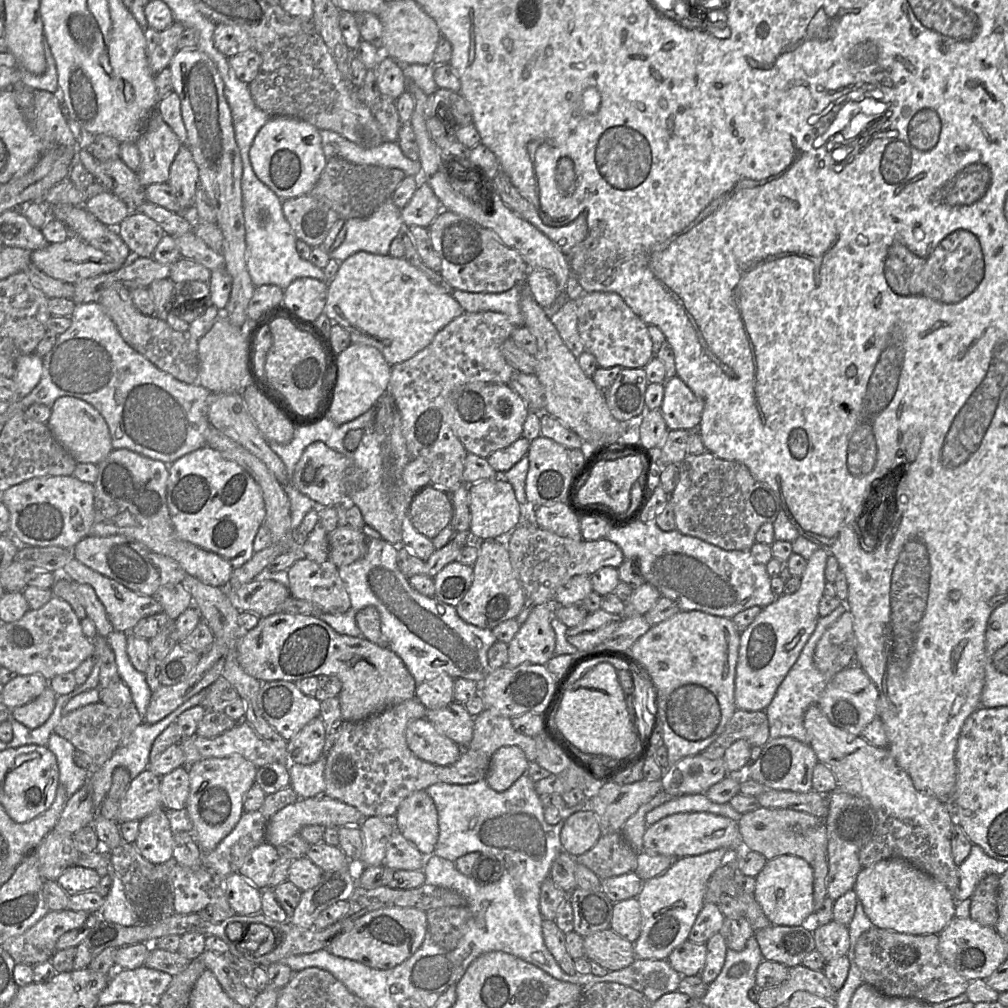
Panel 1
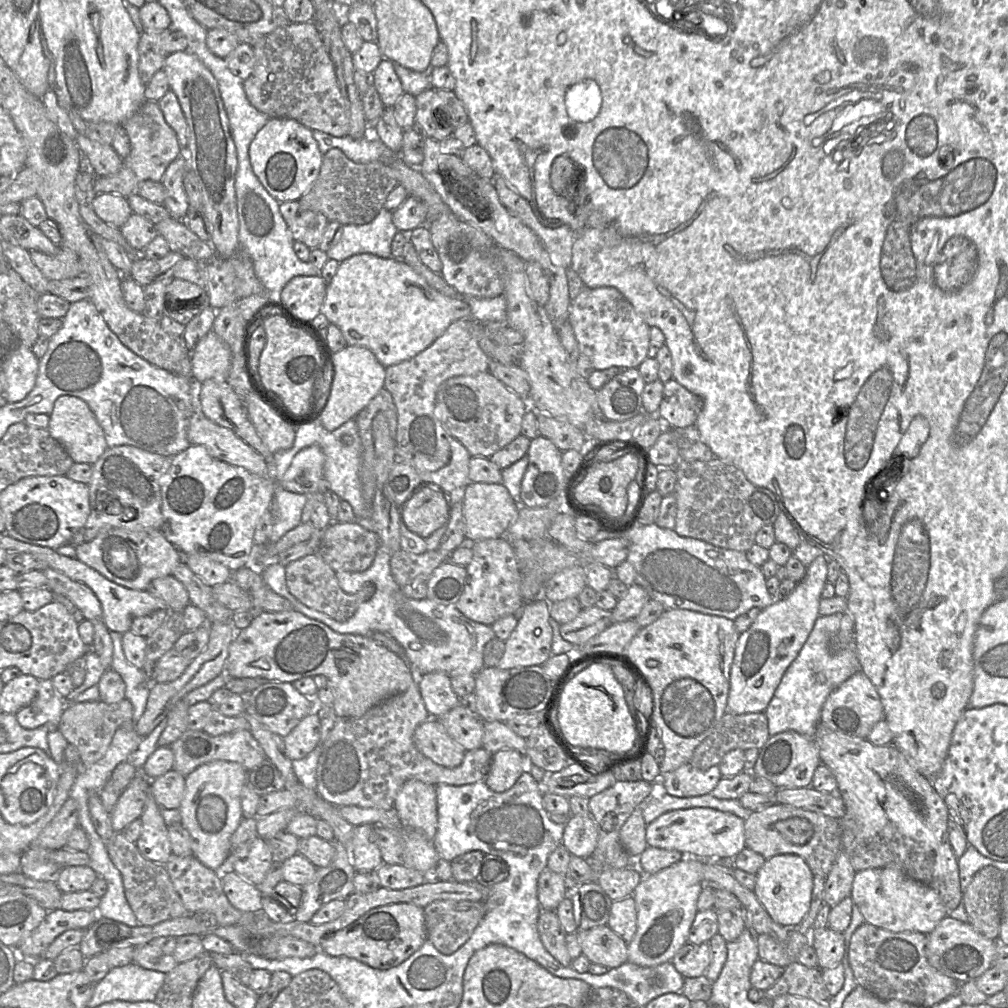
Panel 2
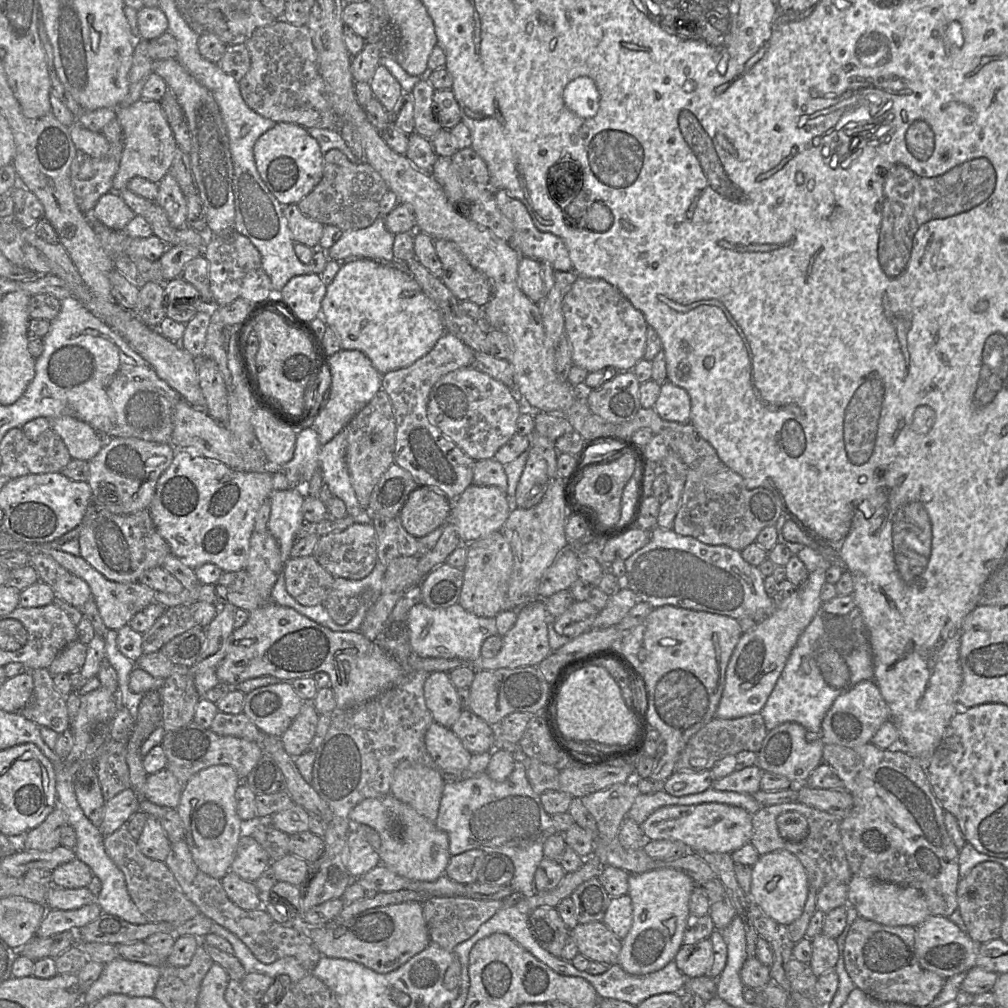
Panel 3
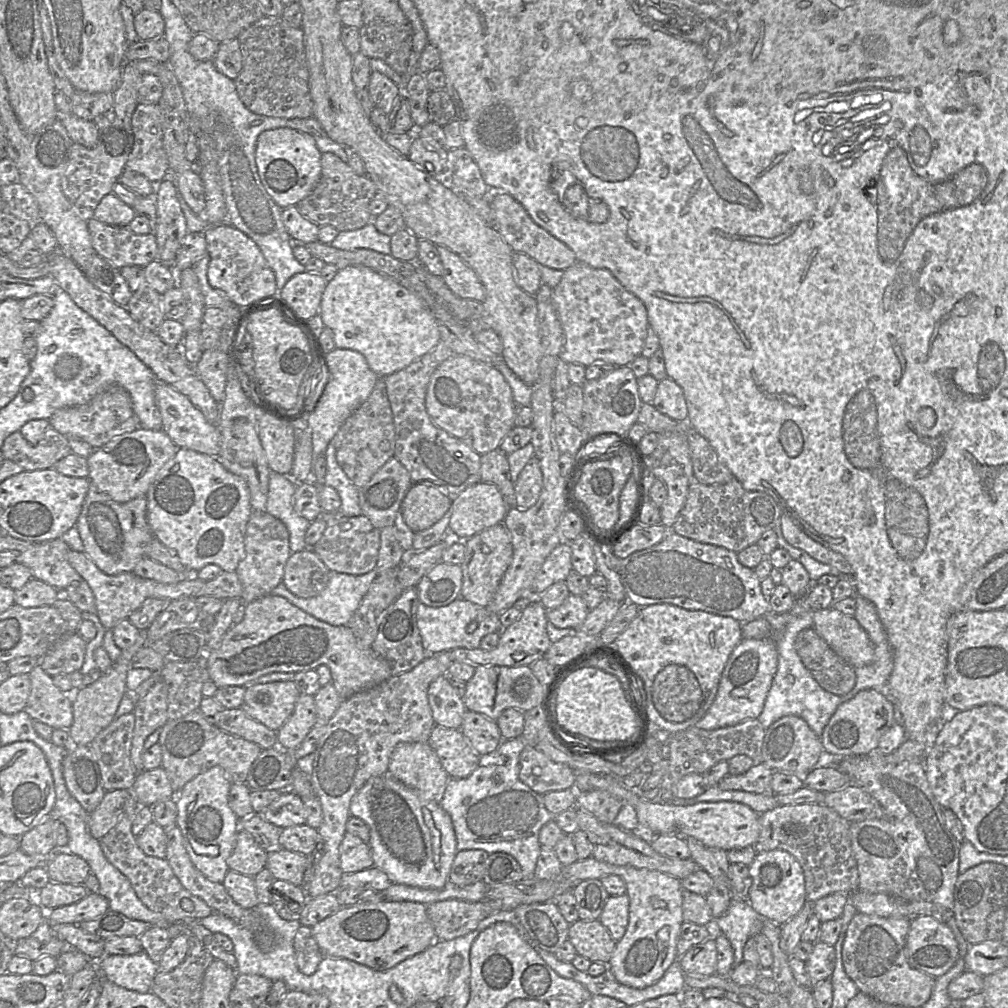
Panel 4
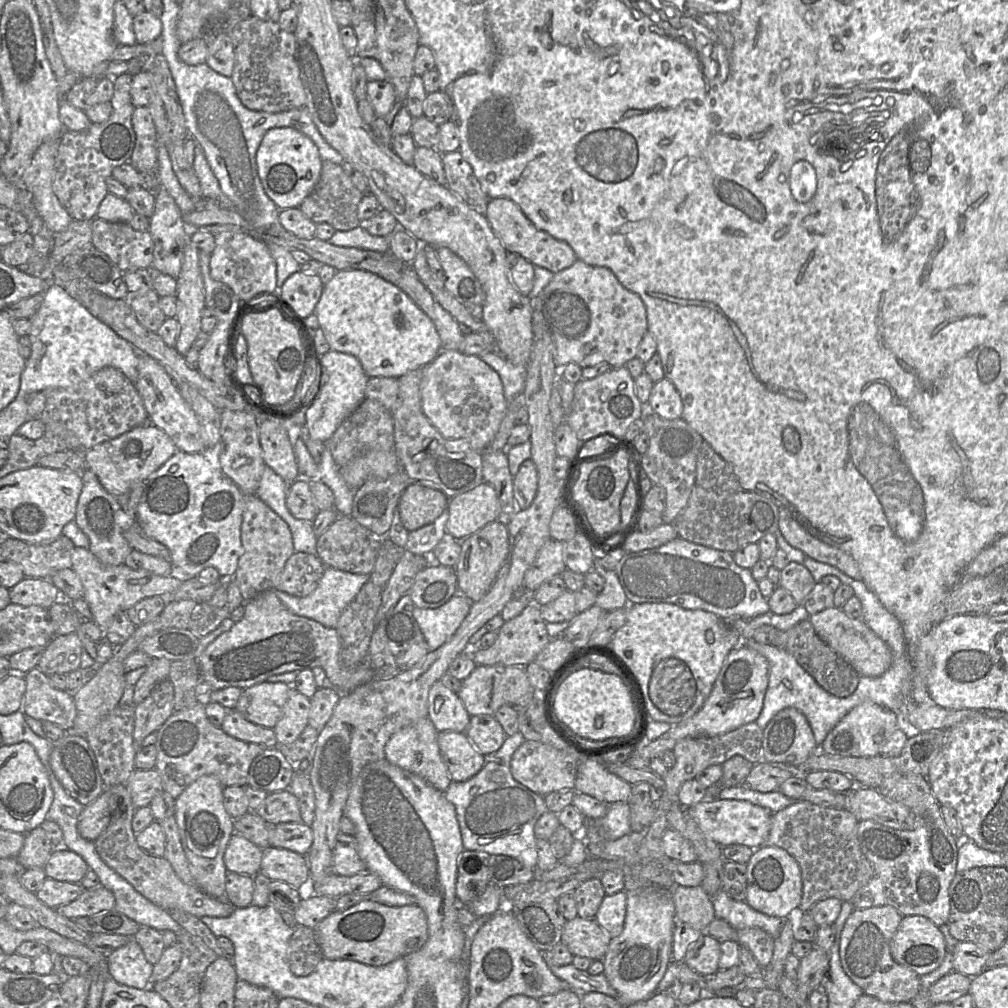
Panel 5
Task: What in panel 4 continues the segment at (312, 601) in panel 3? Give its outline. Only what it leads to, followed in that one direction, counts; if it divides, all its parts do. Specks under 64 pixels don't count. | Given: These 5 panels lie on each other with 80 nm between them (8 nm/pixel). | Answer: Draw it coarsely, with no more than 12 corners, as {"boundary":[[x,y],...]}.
{"boundary":[[312,549],[292,553],[282,582],[312,598],[330,571]]}

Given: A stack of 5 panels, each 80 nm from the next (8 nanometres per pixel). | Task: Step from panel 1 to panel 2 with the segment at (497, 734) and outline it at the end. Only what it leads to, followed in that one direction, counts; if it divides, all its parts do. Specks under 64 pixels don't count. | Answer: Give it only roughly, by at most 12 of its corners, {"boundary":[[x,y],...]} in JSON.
{"boundary":[[484,722],[482,748],[491,754],[515,749],[526,739],[505,722]]}

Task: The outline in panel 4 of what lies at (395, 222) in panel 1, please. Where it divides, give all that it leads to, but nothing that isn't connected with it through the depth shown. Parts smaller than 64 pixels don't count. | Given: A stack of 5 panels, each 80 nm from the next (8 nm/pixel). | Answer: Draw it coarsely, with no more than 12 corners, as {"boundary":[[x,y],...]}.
{"boundary":[[373,222],[340,231],[330,243],[342,250],[366,248],[391,254],[391,236]]}

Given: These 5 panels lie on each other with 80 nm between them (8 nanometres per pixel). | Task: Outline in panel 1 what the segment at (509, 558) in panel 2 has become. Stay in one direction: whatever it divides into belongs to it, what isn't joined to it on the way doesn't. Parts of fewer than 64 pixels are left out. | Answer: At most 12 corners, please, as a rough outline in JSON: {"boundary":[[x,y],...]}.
{"boundary":[[505,540],[477,544],[473,581],[456,610],[492,630],[527,598]]}

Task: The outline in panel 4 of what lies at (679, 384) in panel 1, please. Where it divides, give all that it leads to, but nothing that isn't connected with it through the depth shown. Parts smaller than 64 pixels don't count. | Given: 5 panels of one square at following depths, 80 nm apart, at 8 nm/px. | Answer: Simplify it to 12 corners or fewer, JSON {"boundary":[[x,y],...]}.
{"boundary":[[666,377],[651,403],[676,421],[688,421],[682,388]]}

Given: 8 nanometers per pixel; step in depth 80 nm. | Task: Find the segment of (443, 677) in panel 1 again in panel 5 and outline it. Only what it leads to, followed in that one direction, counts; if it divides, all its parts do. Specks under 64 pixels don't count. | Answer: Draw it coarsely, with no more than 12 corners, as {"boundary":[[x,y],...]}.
{"boundary":[[440,680],[428,694],[428,718],[438,732],[465,733],[470,717]]}

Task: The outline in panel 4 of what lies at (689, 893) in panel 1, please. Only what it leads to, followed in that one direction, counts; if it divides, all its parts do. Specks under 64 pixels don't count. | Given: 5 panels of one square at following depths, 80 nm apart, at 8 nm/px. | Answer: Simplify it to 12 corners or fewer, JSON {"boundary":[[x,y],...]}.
{"boundary":[[598,861],[563,866],[563,881],[617,875],[629,922],[608,968],[632,988],[677,960],[681,879]]}

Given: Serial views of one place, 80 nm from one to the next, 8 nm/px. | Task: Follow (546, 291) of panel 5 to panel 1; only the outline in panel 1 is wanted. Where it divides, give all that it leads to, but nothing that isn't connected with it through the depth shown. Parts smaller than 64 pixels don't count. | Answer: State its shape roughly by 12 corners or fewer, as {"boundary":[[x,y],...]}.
{"boundary":[[614,292],[584,293],[578,332],[599,367],[644,368],[646,324]]}

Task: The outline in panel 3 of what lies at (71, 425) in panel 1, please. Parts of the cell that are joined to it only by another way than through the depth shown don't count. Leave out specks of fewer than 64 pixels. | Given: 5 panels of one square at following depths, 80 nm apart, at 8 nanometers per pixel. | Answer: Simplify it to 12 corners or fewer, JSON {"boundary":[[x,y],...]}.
{"boundary":[[70,416],[51,420],[72,459],[89,462],[106,440]]}

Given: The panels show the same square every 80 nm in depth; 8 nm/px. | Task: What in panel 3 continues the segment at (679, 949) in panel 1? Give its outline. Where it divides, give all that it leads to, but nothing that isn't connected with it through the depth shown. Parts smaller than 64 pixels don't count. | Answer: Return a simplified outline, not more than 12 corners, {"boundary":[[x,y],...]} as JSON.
{"boundary":[[710,939],[682,945],[673,960],[686,978],[709,975]]}

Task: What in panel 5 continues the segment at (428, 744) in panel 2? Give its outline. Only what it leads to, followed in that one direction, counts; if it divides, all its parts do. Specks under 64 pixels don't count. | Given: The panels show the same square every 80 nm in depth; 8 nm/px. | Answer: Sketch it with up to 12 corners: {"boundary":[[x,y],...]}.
{"boundary":[[438,732],[452,781],[484,766],[484,755],[464,732]]}

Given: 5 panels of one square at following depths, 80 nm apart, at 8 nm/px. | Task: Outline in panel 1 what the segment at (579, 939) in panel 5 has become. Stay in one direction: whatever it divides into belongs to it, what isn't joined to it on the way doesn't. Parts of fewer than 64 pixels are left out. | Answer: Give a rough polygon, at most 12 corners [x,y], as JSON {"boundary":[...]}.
{"boundary":[[611,928],[583,938],[584,956],[608,971],[636,960],[634,943]]}

